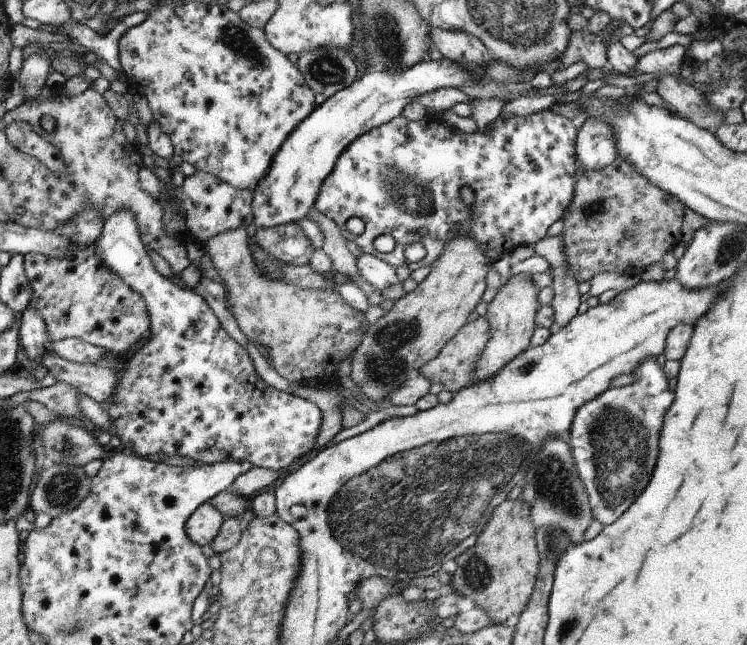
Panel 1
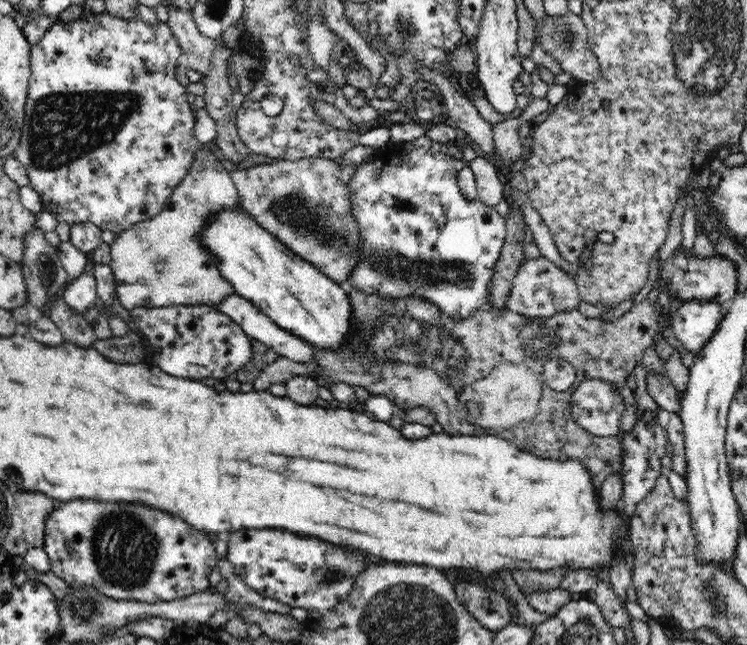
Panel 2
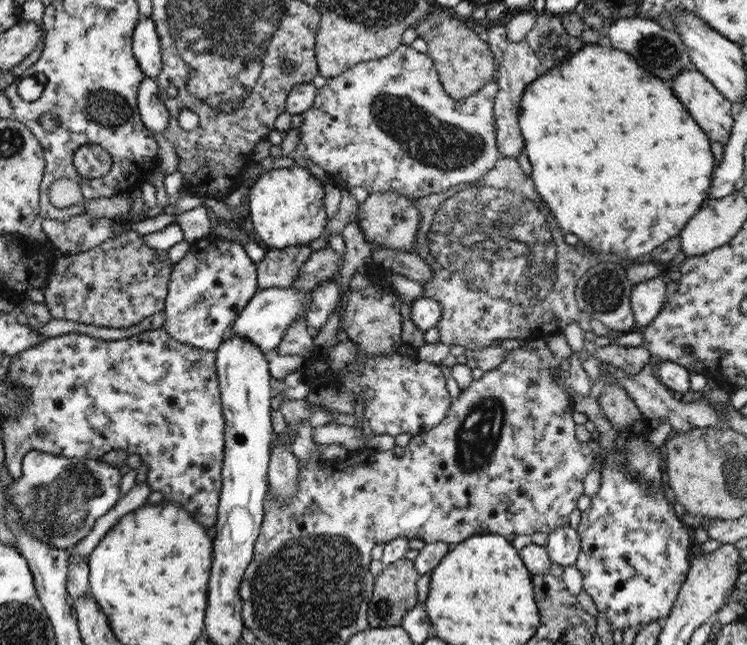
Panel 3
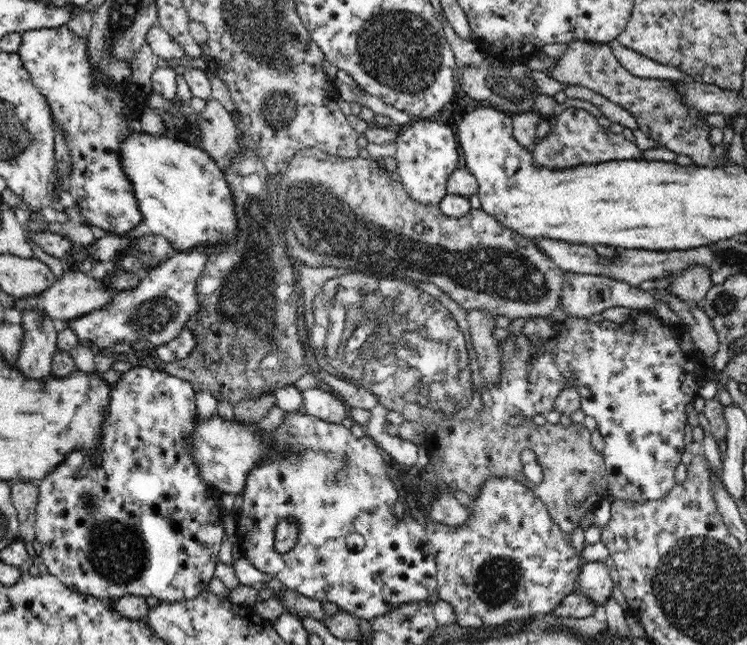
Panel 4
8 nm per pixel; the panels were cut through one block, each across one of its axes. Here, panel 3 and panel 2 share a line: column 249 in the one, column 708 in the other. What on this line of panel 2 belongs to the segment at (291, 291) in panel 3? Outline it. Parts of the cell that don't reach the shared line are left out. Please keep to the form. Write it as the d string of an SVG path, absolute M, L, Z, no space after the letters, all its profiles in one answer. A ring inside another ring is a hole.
M686 300L676 308L672 332L685 350L697 355L718 330L724 315L715 300Z

